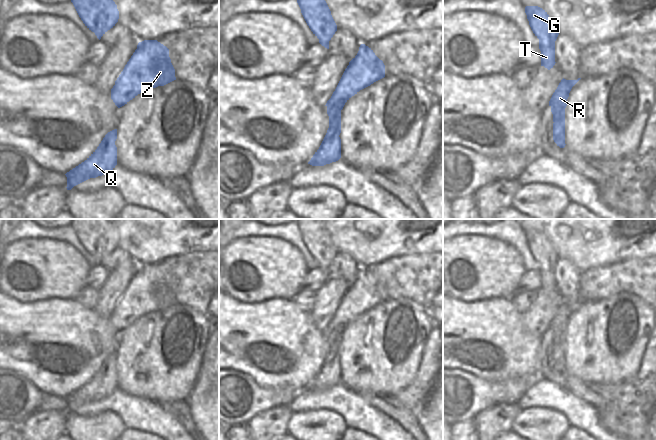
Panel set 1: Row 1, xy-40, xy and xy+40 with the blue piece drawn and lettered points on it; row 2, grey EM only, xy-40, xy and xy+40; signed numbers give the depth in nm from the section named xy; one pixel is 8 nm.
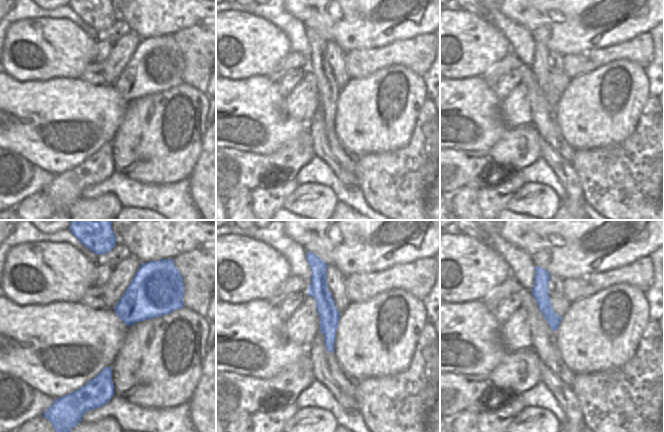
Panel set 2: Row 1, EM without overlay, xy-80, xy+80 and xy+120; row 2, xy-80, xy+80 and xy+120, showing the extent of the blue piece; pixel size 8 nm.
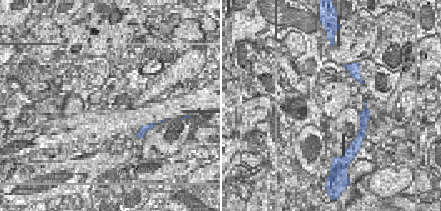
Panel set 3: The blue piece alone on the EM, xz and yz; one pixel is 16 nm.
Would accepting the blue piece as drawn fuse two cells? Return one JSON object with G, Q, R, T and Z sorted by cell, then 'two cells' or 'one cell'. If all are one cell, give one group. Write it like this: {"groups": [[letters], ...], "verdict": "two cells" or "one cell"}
{"groups": [["G", "Q", "R", "T"], ["Z"]], "verdict": "two cells"}

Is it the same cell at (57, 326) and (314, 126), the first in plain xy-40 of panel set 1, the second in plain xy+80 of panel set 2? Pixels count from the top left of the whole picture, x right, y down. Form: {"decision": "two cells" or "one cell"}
{"decision": "two cells"}

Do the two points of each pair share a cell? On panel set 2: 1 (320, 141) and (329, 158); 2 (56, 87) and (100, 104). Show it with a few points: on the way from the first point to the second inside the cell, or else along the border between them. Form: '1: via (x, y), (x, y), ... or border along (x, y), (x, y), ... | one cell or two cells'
1: via (320, 145), (325, 154) | one cell
2: via (67, 98), (73, 104), (89, 104) | one cell

